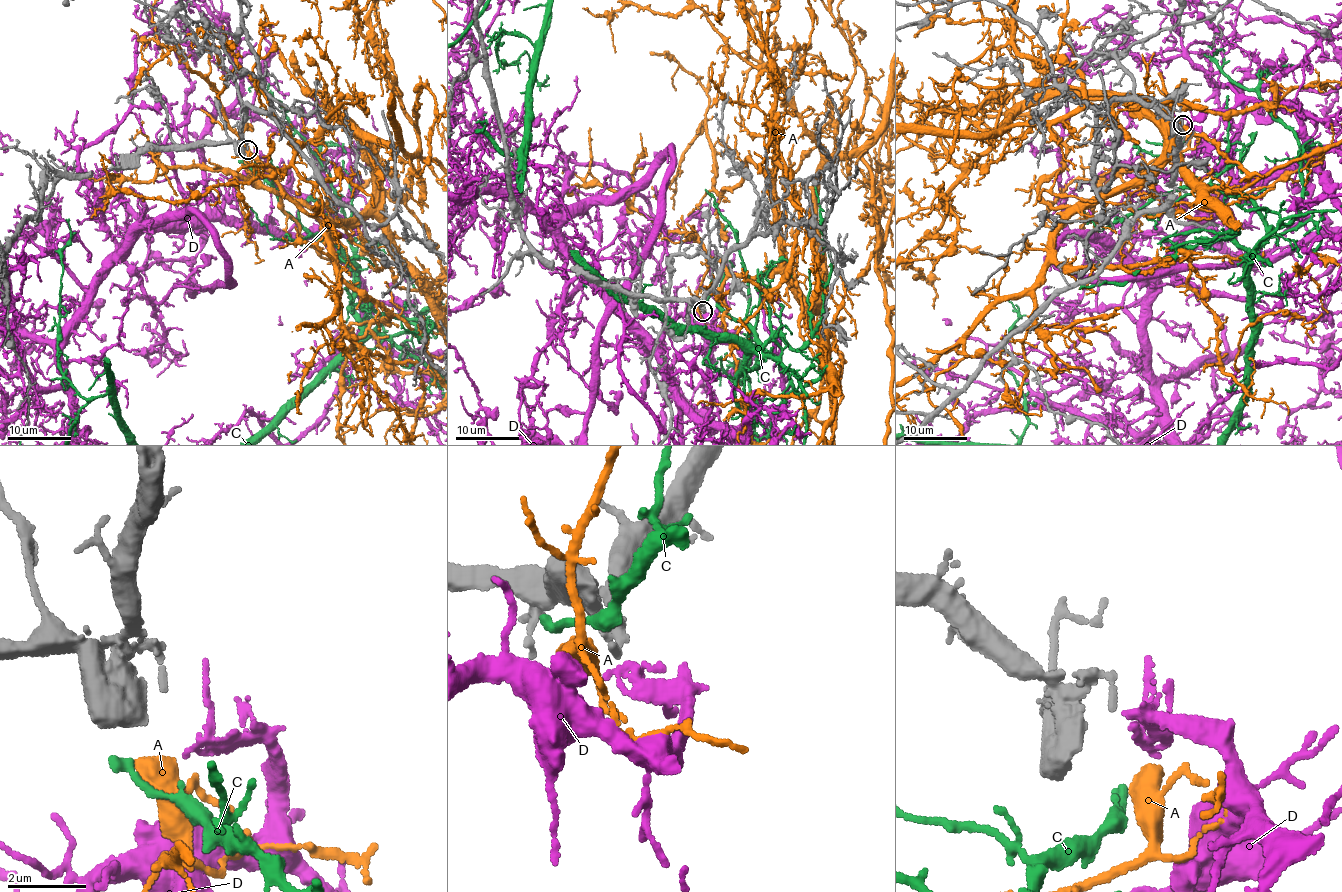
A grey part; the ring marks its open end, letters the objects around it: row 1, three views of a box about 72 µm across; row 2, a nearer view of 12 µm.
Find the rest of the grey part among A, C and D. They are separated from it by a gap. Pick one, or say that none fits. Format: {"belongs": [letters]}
{"belongs": []}

